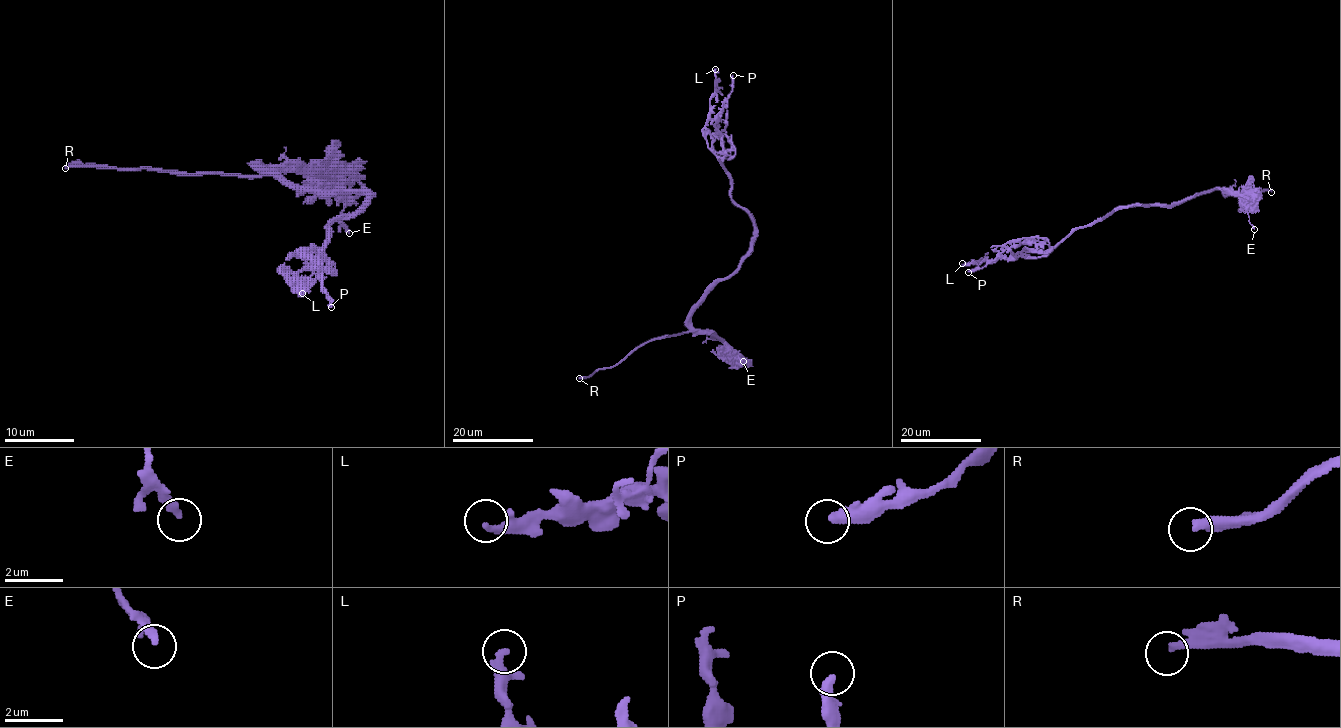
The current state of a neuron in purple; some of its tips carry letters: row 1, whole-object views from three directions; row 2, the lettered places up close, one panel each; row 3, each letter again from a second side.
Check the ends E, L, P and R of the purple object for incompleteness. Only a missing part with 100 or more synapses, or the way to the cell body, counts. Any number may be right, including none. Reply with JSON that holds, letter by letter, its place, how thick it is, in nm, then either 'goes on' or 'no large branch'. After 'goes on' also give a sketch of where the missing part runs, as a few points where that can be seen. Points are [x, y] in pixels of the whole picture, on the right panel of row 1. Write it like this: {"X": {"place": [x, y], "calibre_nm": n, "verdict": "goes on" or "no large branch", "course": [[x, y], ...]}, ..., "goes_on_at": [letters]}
{"E": {"place": [1254, 229], "calibre_nm": 300, "verdict": "no large branch"}, "L": {"place": [962, 263], "calibre_nm": 220, "verdict": "no large branch"}, "P": {"place": [968, 272], "calibre_nm": 360, "verdict": "no large branch"}, "R": {"place": [1271, 192], "calibre_nm": 320, "verdict": "goes on", "course": [[1271, 192], [1282, 201], [1281, 218], [1288, 236], [1296, 239]]}, "goes_on_at": ["R"]}

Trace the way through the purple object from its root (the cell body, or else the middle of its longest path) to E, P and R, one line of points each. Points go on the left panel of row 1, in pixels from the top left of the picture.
E: (347, 191), (307, 191), (259, 163), (309, 167), (338, 193), (344, 202), (342, 224), (349, 233)
P: (347, 191), (366, 191), (368, 198), (328, 224), (328, 240), (314, 261), (328, 259), (319, 256), (331, 307)
R: (347, 191), (302, 189), (259, 161), (267, 172), (258, 175), (65, 168)

